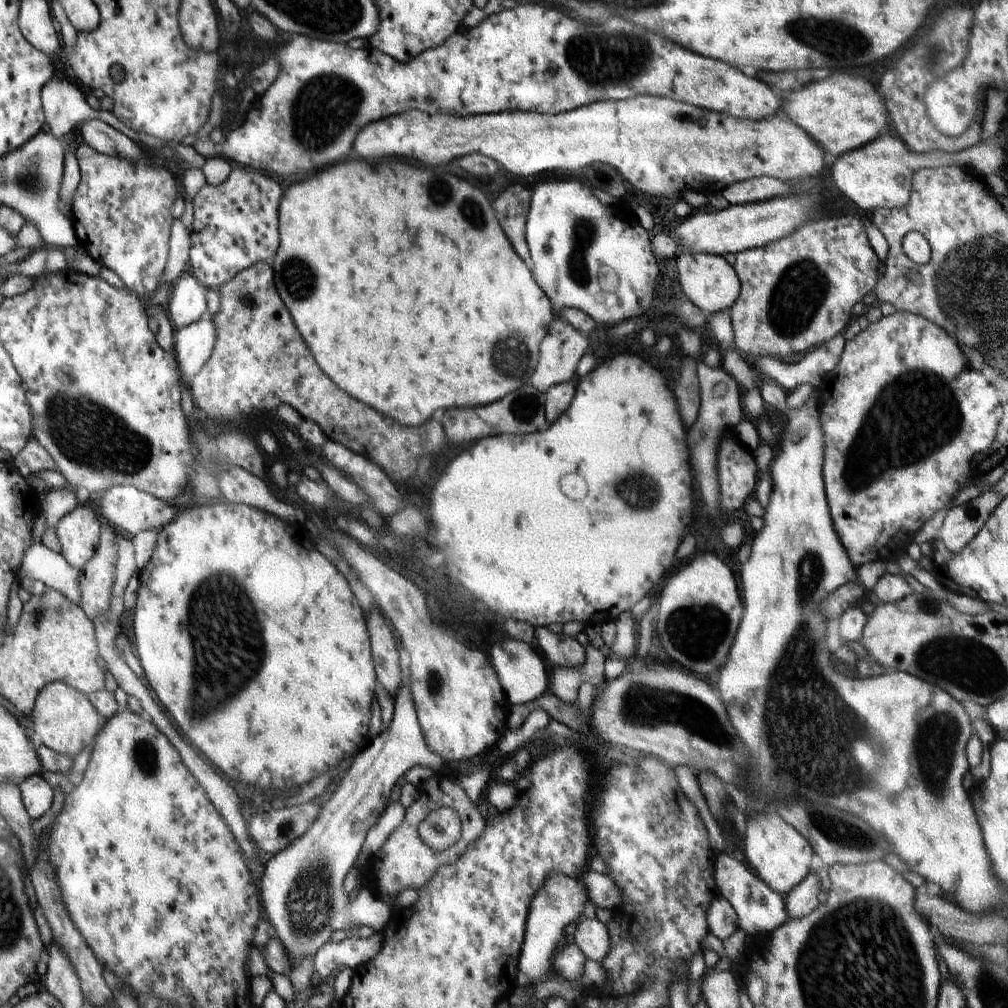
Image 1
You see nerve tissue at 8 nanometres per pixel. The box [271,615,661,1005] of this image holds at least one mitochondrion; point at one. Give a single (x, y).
(310, 903)

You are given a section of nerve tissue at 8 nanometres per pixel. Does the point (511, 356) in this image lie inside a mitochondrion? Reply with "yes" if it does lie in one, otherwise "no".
yes

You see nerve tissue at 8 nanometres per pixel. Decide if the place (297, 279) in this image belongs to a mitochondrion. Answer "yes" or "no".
yes

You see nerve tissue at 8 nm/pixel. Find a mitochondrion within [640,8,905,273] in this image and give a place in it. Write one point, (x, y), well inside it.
(812, 35)

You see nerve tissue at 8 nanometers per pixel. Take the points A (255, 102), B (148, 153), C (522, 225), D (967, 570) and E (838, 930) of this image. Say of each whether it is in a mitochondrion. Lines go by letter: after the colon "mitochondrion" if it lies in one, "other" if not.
A: other
B: other
C: other
D: other
E: mitochondrion

